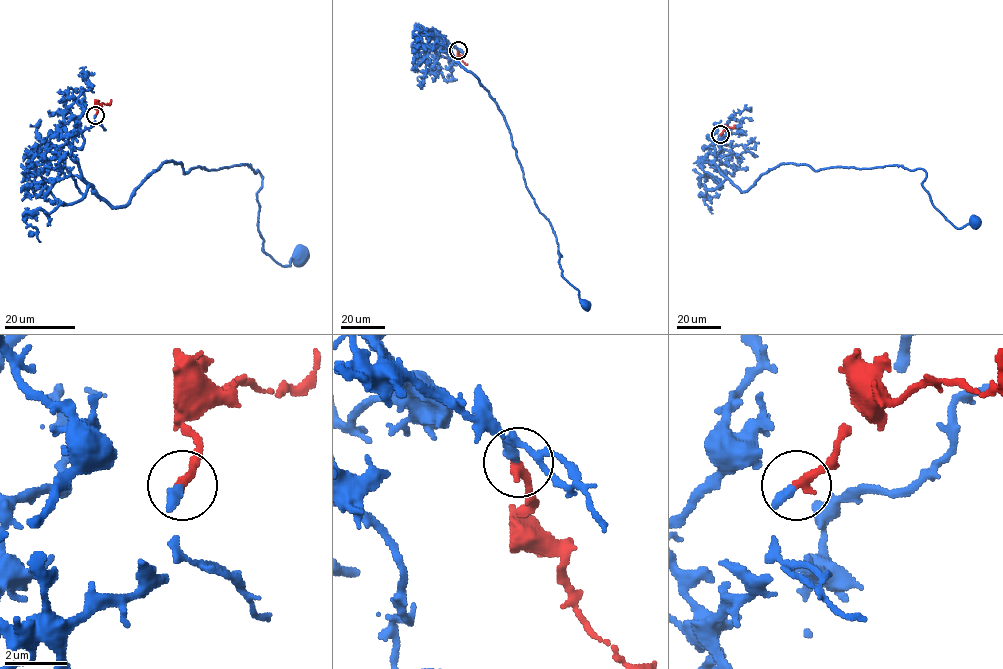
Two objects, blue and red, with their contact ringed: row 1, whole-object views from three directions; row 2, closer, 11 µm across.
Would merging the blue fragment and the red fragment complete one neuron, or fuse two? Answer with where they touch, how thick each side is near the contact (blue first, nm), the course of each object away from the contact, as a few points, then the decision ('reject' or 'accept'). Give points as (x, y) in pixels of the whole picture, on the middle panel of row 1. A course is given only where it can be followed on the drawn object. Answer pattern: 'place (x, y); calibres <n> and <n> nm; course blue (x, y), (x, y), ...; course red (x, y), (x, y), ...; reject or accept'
place (458, 50); calibres 300 and 320 nm; course blue (457, 49), (443, 45), (488, 91), (503, 116), (528, 190), (555, 234), (562, 275), (578, 291), (584, 304); course red (457, 49), (457, 54), (467, 64); accept

